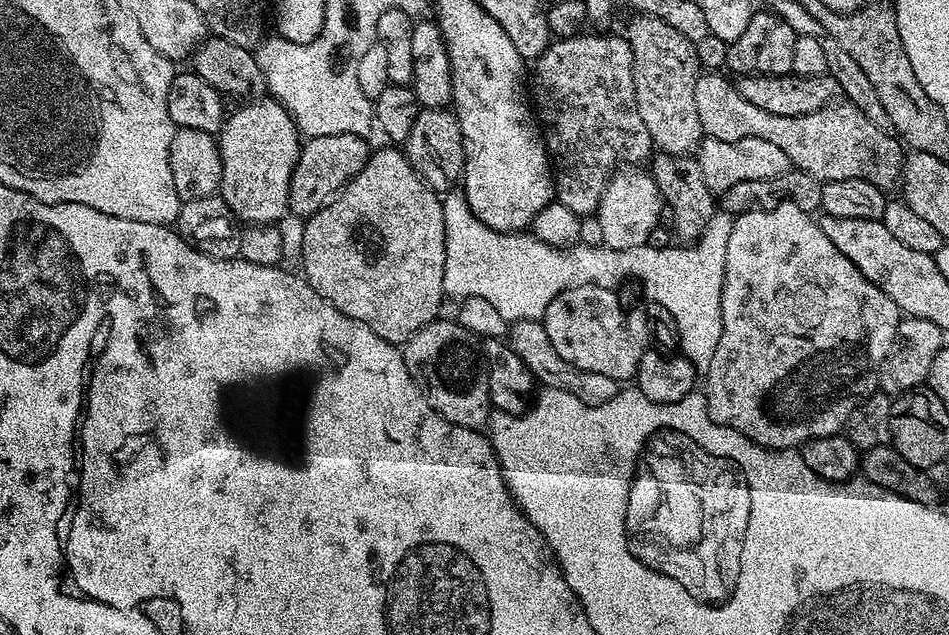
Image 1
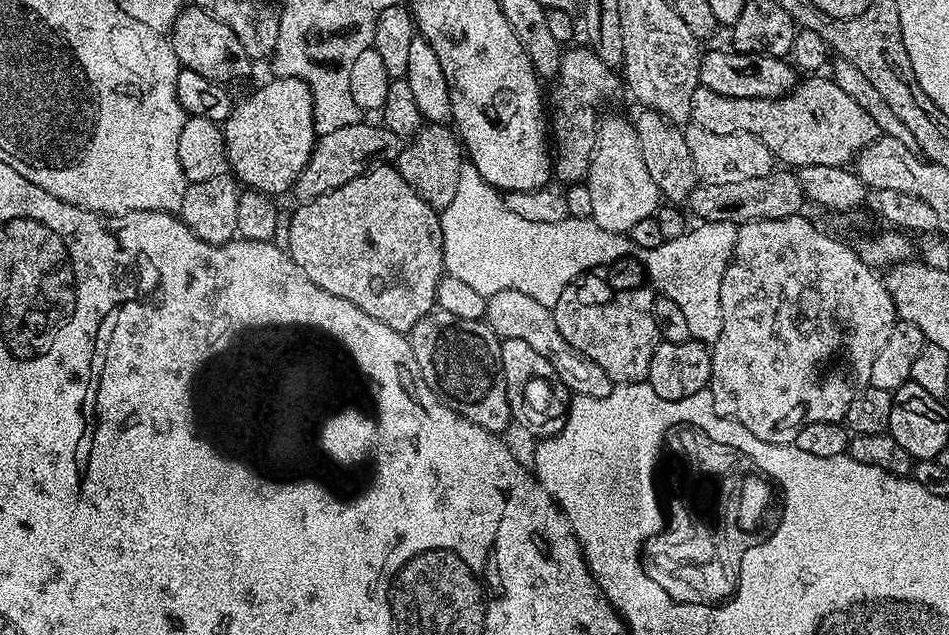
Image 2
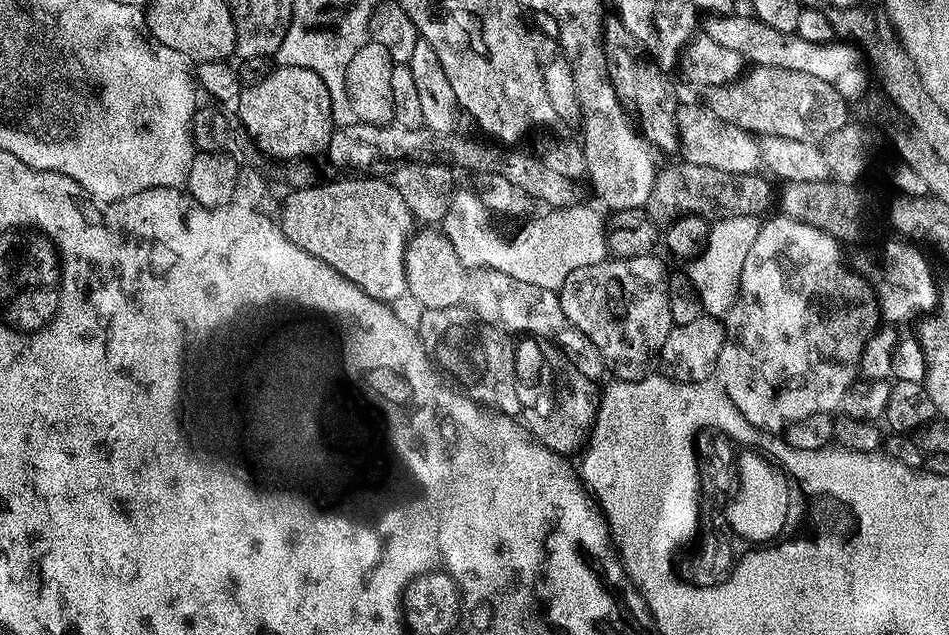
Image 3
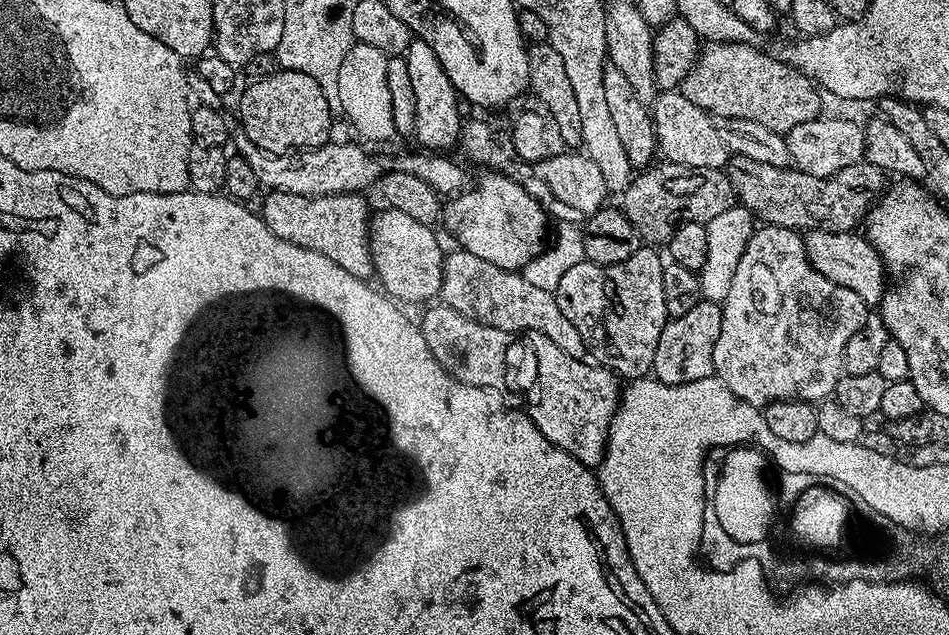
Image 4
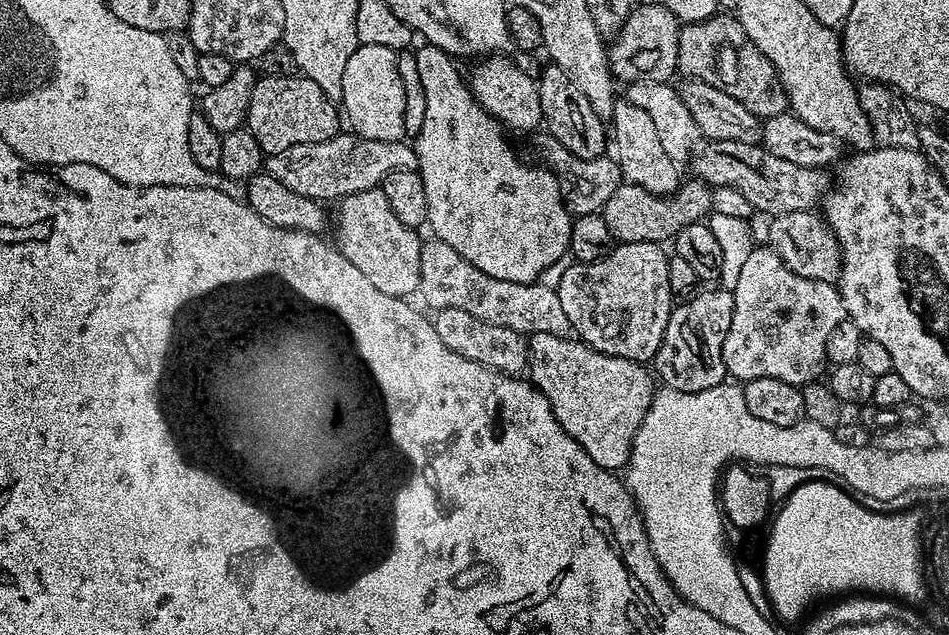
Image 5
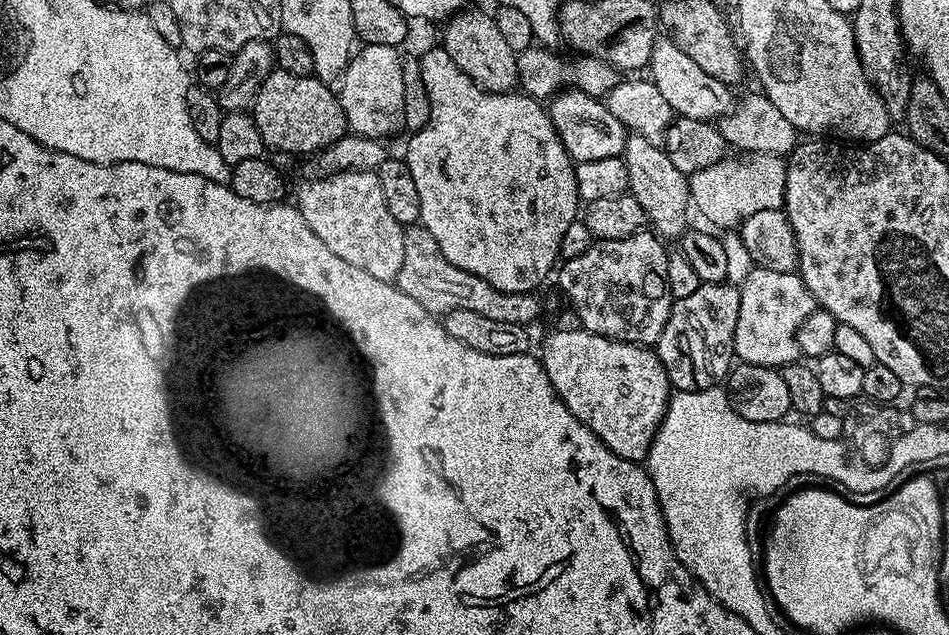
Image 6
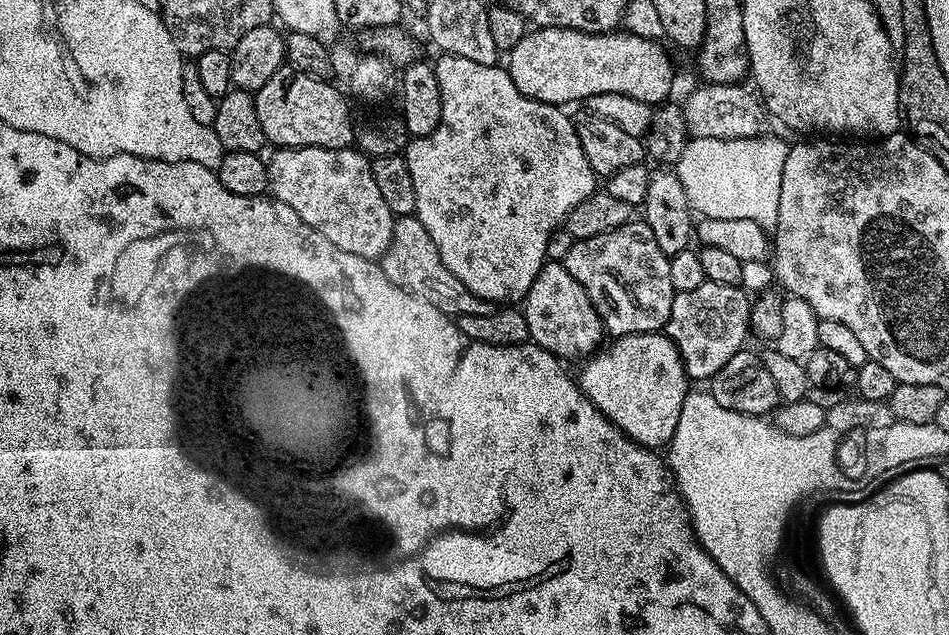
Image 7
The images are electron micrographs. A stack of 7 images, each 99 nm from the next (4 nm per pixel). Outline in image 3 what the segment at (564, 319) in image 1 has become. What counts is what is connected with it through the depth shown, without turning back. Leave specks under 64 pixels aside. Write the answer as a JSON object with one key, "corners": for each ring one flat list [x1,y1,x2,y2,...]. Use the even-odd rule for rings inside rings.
{"corners":[[645,254,643,256,631,256,625,260,606,258,601,264,591,264,590,266,582,266,578,270,574,270,570,274,570,278,566,278,566,282,558,289,562,314,566,314,569,322,596,347,596,351,604,359,605,365,610,369,610,372,613,372,611,375,617,380,639,380,641,376,645,375,651,369,648,368,651,364,653,367,654,361,659,357,660,348,666,342,666,338,672,333,674,327,670,306,668,305,668,289,670,284,669,281,664,281,664,270,654,257,655,255]]}

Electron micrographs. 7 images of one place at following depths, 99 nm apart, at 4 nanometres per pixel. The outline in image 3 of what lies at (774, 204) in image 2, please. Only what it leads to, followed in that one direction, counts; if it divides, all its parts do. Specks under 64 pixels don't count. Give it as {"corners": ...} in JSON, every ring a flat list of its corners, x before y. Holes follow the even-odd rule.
{"corners":[[677,162,653,175,652,188,642,208,657,226,667,226,681,216,701,216,713,221,739,216,759,217,760,212,774,204,774,188,772,192,771,186,759,176,735,176,733,172,714,170,710,166]]}

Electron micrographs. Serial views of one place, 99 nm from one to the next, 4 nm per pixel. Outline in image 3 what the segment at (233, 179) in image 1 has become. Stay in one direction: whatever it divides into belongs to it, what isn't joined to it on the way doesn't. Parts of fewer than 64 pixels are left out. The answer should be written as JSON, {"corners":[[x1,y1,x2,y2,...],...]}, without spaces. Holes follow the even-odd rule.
{"corners":[[282,64,273,69,269,76,241,91,235,109,240,115,239,127,263,155,265,152,276,160,300,160,315,152,323,153,332,137,334,125,328,91,322,78,318,78,314,70,305,70,302,66]]}

